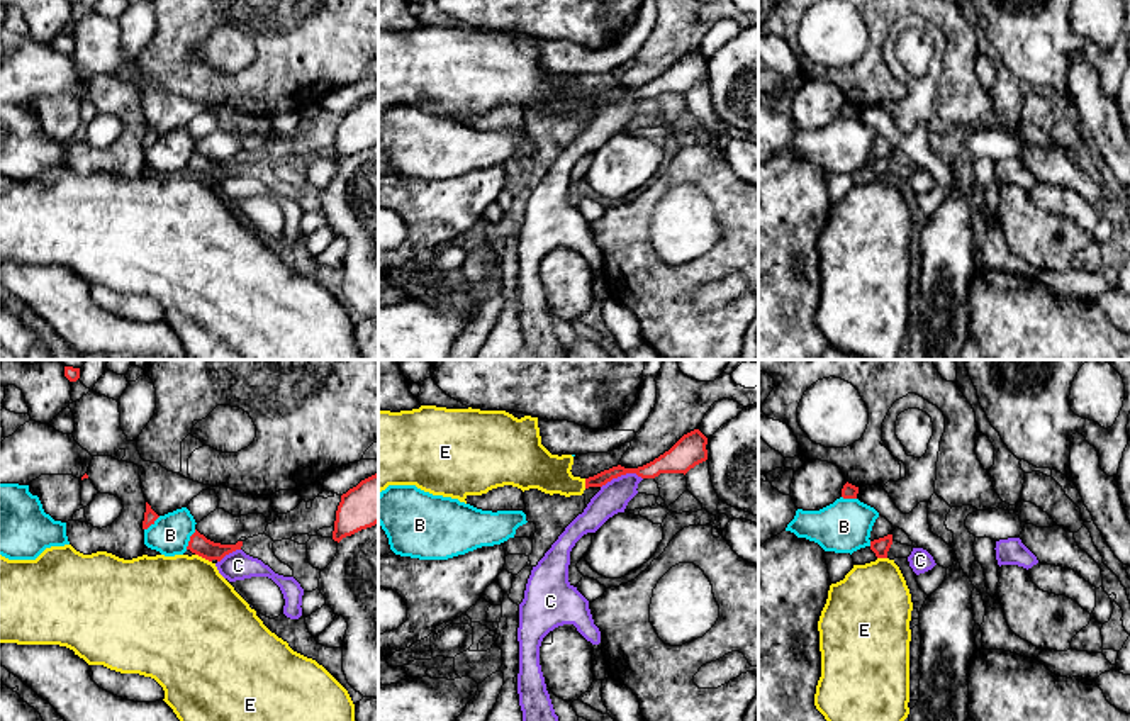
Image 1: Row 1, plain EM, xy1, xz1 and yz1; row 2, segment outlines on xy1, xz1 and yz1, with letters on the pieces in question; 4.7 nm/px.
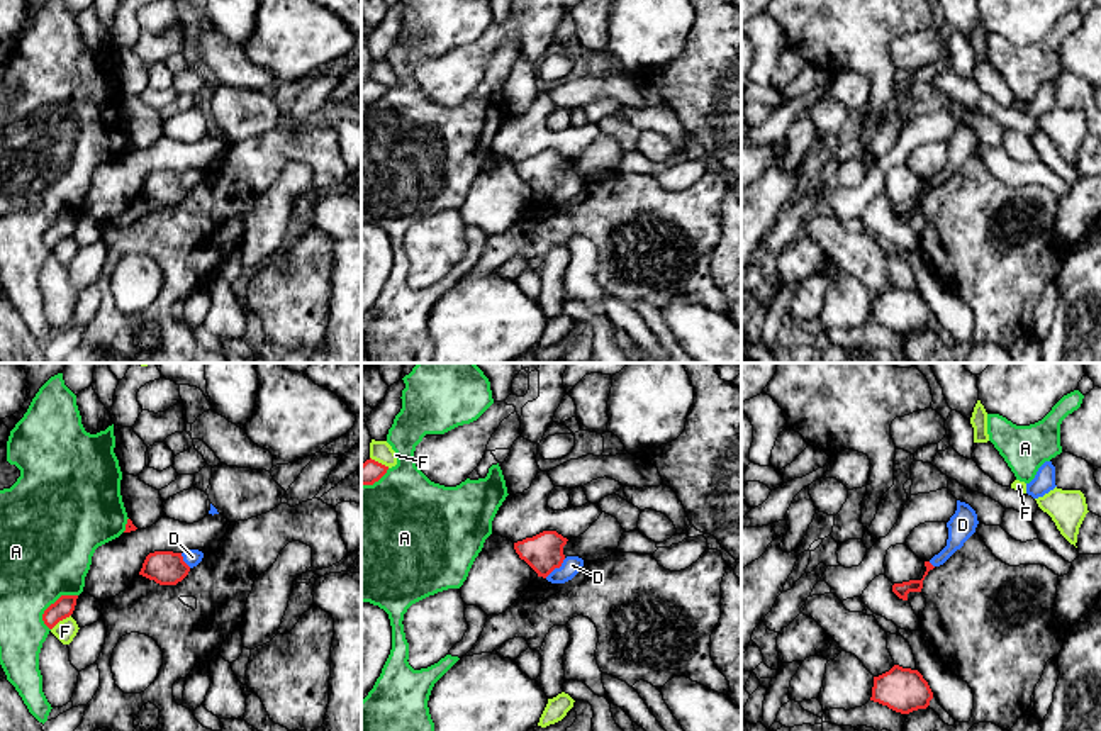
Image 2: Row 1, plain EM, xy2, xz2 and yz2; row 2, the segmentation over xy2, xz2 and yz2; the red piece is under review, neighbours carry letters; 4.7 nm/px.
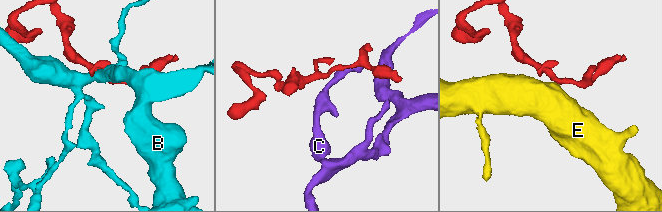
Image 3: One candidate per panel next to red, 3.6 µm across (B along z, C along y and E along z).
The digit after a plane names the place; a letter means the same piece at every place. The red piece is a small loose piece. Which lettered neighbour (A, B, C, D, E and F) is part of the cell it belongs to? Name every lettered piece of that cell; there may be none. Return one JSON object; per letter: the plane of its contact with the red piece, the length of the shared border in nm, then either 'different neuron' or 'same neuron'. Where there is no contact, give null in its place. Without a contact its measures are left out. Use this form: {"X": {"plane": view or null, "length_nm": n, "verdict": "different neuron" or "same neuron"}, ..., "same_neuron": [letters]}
{"A": {"plane": "xy2", "length_nm": 220, "verdict": "different neuron"}, "B": {"plane": "xy1", "length_nm": 110, "verdict": "different neuron"}, "C": {"plane": "xz1", "length_nm": 200, "verdict": "different neuron"}, "D": {"plane": "xz2", "length_nm": 140, "verdict": "same neuron"}, "E": {"plane": "xy1", "length_nm": 90, "verdict": "different neuron"}, "F": {"plane": "xy2", "length_nm": 120, "verdict": "different neuron"}, "same_neuron": ["D"]}

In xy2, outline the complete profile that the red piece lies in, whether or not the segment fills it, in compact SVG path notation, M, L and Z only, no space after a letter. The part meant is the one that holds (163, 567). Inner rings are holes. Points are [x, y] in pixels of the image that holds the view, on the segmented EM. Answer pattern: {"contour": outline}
{"contour": "M188 550L185 553L154 551L146 556L139 575L159 585L176 585L202 558L204 553L198 550Z"}

